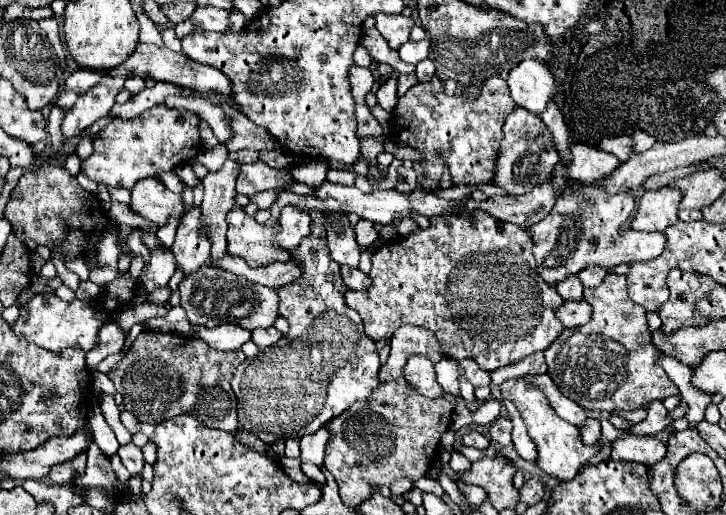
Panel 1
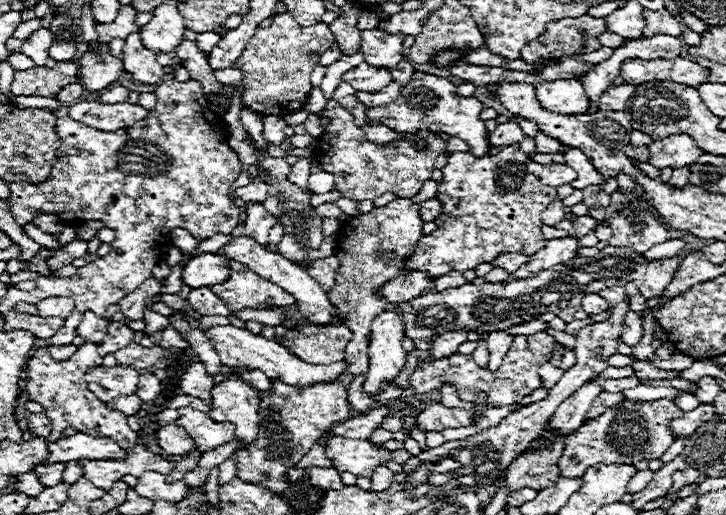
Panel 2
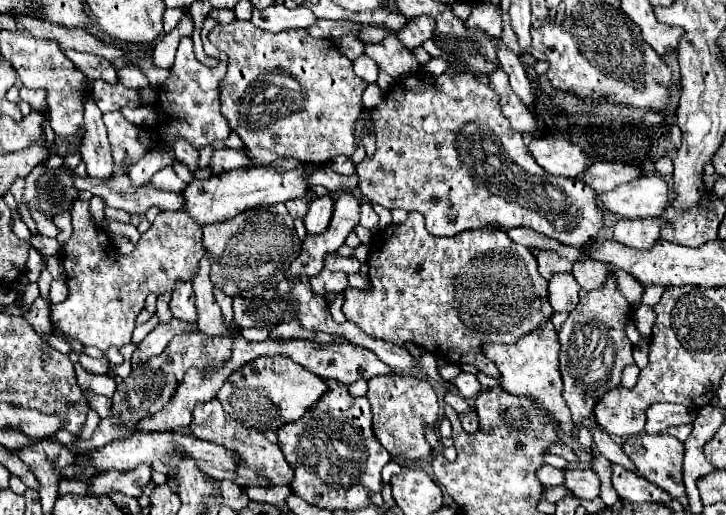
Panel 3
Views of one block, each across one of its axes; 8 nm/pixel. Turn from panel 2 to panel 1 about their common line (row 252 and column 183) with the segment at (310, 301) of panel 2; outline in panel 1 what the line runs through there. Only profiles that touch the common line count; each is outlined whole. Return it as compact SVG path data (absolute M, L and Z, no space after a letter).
M192 208L178 224L172 252L176 256L176 268L182 270L184 276L206 264L210 254L210 240L200 238L200 208Z

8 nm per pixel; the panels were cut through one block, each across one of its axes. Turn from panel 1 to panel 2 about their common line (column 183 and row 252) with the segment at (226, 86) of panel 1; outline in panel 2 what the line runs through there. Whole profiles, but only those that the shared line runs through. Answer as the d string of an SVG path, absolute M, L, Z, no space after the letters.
M74 240L74 242L62 246L62 248L56 250L56 252L52 254L52 258L46 262L48 268L50 268L50 270L60 270L62 266L72 264L72 260L82 258L82 256L86 254L86 246L88 246L88 244L86 244L84 240Z

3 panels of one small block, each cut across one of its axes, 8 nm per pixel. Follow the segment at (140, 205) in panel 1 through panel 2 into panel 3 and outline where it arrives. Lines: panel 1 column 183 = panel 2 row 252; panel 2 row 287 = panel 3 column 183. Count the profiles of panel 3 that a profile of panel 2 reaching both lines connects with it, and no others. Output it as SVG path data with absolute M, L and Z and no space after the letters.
M302 164L298 170L278 174L276 170L268 166L258 166L258 168L248 168L248 170L230 170L228 174L210 176L208 180L194 180L182 190L184 212L190 218L196 218L196 224L202 228L206 224L230 220L250 208L262 208L276 202L288 202L304 194L304 190L308 188L306 174L312 170L314 170L312 164Z

